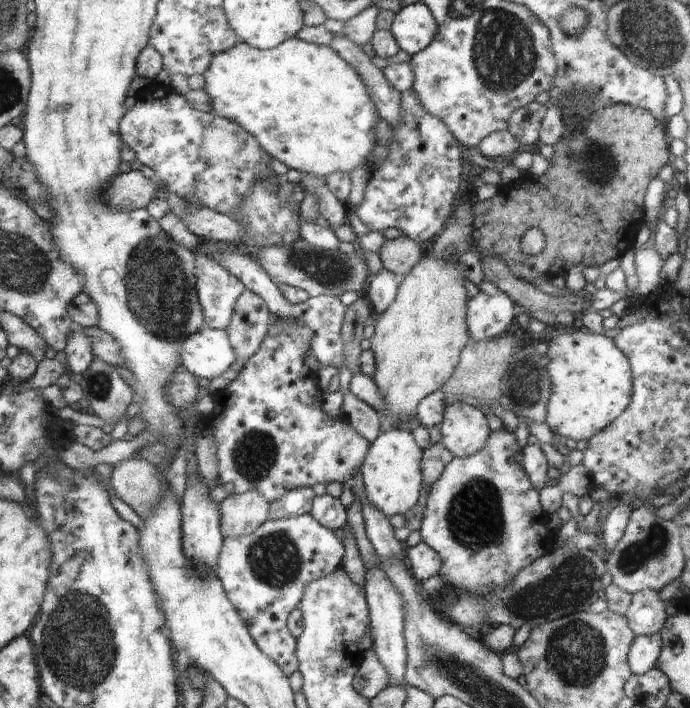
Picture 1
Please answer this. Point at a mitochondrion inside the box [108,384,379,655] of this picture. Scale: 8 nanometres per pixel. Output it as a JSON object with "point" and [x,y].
{"point":[274,558]}

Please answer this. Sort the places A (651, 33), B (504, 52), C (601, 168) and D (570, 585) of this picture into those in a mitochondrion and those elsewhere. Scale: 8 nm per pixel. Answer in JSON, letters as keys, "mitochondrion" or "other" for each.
{"A":"mitochondrion","B":"mitochondrion","C":"mitochondrion","D":"mitochondrion"}

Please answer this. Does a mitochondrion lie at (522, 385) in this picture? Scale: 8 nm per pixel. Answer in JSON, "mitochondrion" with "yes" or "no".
{"mitochondrion":"yes"}

